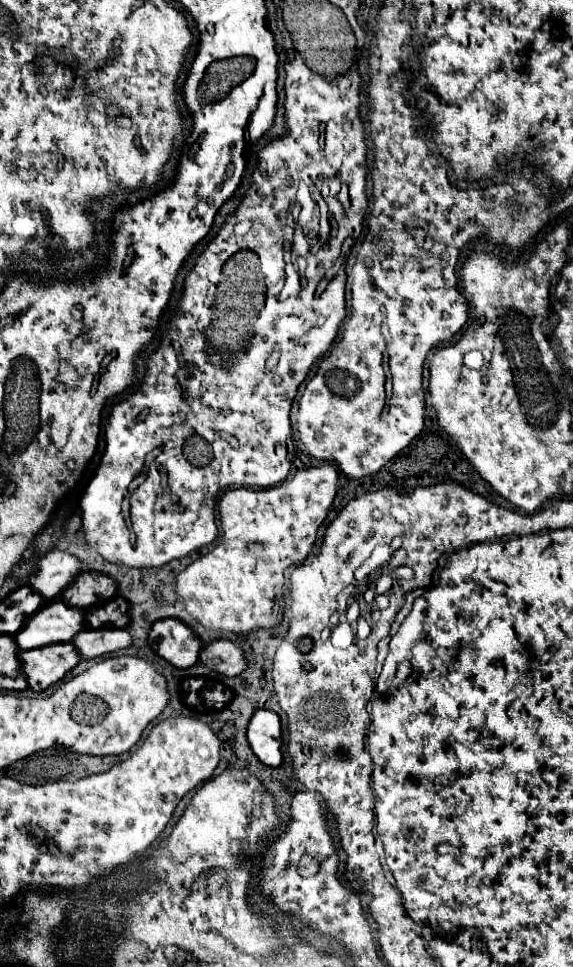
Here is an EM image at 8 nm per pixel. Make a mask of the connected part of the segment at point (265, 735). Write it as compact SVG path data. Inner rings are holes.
M257 709L247 727L247 741L263 765L281 765L281 725L277 713Z

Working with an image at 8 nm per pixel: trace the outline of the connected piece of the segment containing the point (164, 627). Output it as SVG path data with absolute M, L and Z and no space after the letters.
M161 619L153 623L149 631L151 649L165 661L179 669L187 669L197 663L197 655L203 647L201 639L179 619Z

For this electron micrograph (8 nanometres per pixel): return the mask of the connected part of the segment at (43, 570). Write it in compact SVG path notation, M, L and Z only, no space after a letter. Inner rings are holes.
M53 549L39 559L37 571L29 577L29 587L45 601L51 601L81 573L81 569L81 563L77 563L73 555Z

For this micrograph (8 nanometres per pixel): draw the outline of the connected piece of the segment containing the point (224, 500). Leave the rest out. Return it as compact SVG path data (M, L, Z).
M325 463L321 467L301 469L291 481L283 481L277 487L269 489L229 489L219 499L219 517L221 517L221 537L217 545L187 569L177 575L175 595L181 601L183 609L201 623L205 629L229 631L229 633L249 633L257 629L271 629L279 623L273 615L273 605L283 589L283 571L293 563L299 563L311 551L317 529L325 521L329 507L337 493L337 467L335 463Z

